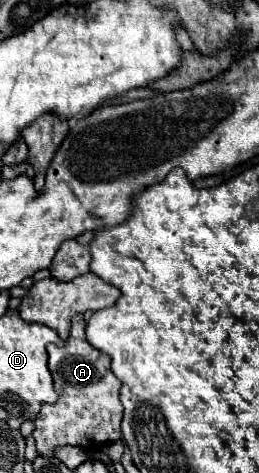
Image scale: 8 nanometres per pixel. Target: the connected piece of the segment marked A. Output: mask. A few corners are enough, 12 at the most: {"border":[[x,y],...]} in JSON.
{"border":[[73,317],[49,345],[59,401],[43,405],[33,439],[103,447],[121,439],[121,381]]}

